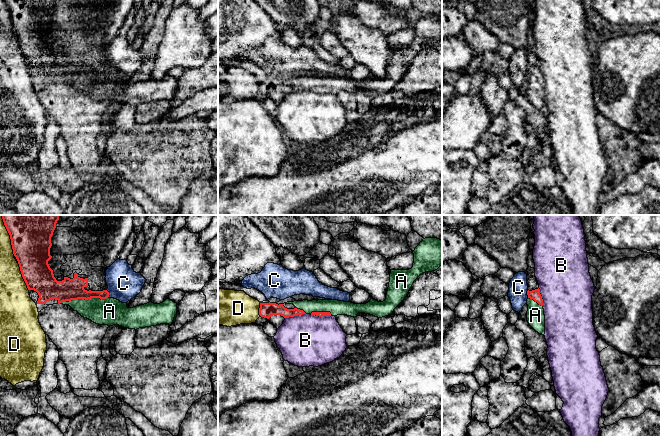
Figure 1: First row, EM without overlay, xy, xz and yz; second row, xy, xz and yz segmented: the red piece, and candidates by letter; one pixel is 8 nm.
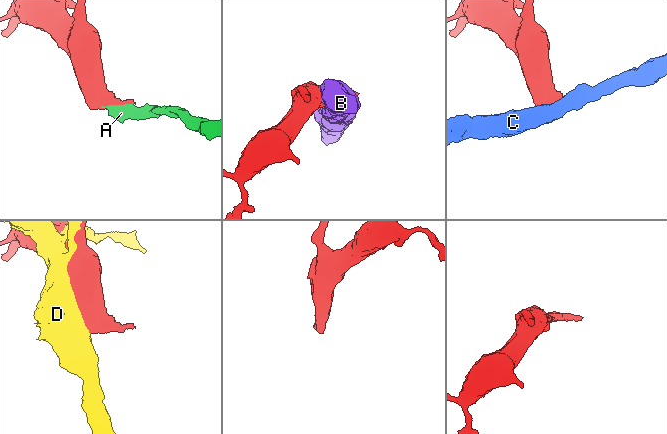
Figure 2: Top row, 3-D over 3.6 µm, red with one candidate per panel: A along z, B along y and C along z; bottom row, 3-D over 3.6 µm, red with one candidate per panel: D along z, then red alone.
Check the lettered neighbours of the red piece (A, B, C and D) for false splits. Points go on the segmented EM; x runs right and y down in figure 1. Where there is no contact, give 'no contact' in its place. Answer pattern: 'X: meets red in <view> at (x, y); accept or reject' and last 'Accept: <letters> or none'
A: meets red in xy at (88, 298); accept
B: meets red in xz at (295, 315); reject
C: meets red in xy at (108, 294); reject
D: meets red in xy at (22, 276); reject
Accept: A

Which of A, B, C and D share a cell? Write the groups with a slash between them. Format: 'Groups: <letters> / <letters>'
Groups: A / B / C / D

